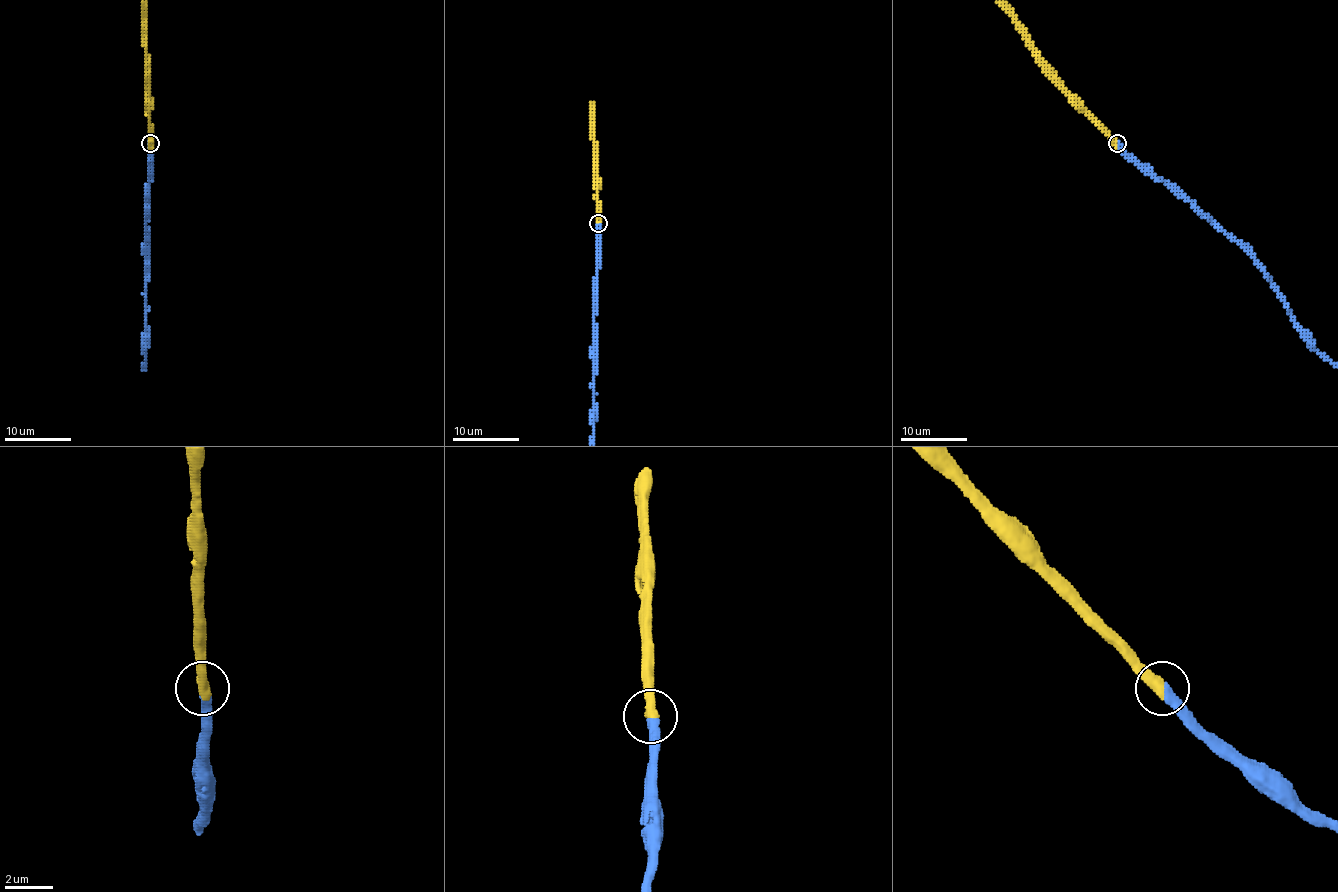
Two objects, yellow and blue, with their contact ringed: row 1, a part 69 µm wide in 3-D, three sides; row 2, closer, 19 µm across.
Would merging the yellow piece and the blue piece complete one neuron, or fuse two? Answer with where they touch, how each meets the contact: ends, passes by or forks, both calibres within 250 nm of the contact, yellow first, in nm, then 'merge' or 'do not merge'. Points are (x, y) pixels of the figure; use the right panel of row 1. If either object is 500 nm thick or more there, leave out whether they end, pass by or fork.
place (1117, 143); calibres 500 and 440 nm; merge

